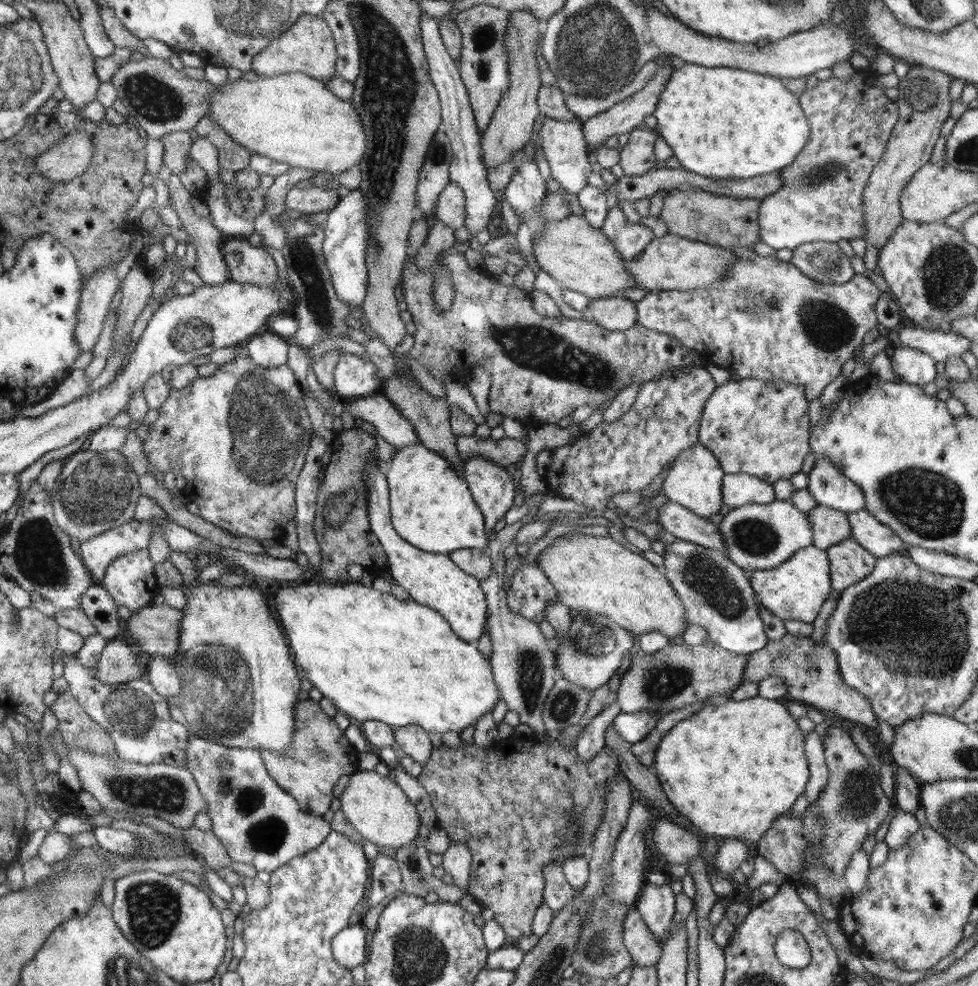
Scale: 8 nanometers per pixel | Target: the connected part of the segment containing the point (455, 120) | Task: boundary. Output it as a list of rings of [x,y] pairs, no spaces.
[[[422,12],[420,16],[420,29],[422,29],[422,42],[426,60],[429,64],[429,77],[438,91],[441,103],[441,123],[439,130],[444,132],[452,145],[452,162],[450,162],[450,181],[458,183],[464,190],[466,197],[466,222],[464,226],[470,231],[470,238],[476,237],[491,221],[492,212],[496,208],[496,196],[490,183],[486,181],[487,168],[480,159],[483,148],[481,147],[480,133],[476,127],[474,113],[468,97],[468,89],[464,86],[456,62],[449,55],[439,33],[438,20]]]

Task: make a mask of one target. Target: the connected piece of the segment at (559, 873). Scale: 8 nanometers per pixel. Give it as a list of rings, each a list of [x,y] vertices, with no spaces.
[[[558,860],[544,867],[543,902],[548,904],[553,913],[561,910],[576,894],[572,885],[565,879],[563,864]]]

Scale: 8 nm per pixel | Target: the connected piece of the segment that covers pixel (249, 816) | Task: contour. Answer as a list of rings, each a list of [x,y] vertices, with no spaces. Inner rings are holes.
[[[189,735],[186,749],[186,768],[196,781],[197,788],[205,800],[205,812],[212,821],[212,832],[217,836],[228,855],[235,862],[250,864],[256,870],[274,872],[296,856],[315,850],[332,832],[329,818],[316,817],[303,812],[290,794],[287,794],[272,779],[260,751],[254,748],[232,748],[216,741]]]

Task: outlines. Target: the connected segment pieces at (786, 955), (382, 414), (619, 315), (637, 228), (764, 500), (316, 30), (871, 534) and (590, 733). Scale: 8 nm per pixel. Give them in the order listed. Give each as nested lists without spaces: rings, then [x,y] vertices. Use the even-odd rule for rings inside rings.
[[[782,930],[774,945],[776,958],[790,968],[806,968],[810,964],[811,950],[802,933],[796,930]]]
[[[383,394],[345,399],[344,408],[348,409],[354,418],[362,418],[373,424],[380,438],[397,449],[419,444],[412,423],[404,418],[395,404]]]
[[[615,297],[594,298],[588,301],[587,315],[601,328],[610,331],[626,331],[637,324],[637,302]]]
[[[612,202],[608,208],[608,216],[601,231],[612,240],[612,244],[616,245],[616,250],[620,251],[620,256],[626,261],[638,258],[655,238],[648,226],[631,223],[615,202]]]
[[[744,472],[725,473],[722,478],[722,501],[731,506],[768,504],[775,499],[774,484]]]
[[[303,14],[286,32],[276,40],[272,40],[264,50],[254,56],[250,70],[264,77],[303,72],[326,84],[336,75],[336,58],[336,45],[328,23],[322,19],[322,16]]]
[[[866,509],[848,513],[848,523],[852,525],[852,538],[878,559],[904,552],[908,547],[900,536],[892,532],[892,528],[880,523]]]
[[[617,702],[605,707],[601,713],[589,720],[589,724],[583,728],[575,745],[576,756],[582,764],[590,762],[606,742],[606,727],[613,722],[614,718],[621,712]]]

